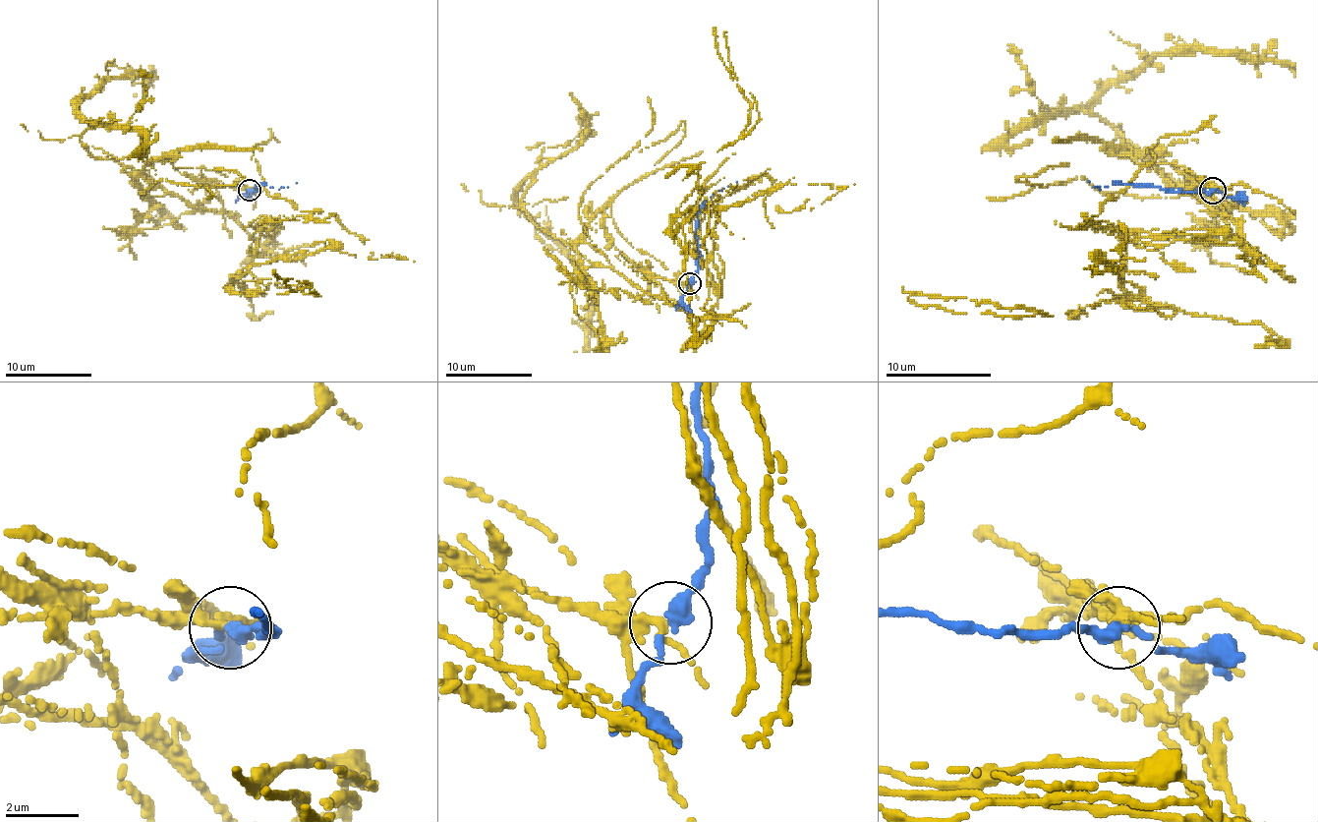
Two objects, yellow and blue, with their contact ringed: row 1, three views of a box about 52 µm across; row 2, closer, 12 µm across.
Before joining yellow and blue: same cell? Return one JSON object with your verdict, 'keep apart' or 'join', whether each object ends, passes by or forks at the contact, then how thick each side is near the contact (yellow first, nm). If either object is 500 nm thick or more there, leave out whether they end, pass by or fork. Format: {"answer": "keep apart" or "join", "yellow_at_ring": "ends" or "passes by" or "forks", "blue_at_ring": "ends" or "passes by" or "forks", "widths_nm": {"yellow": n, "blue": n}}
{"answer": "keep apart", "yellow_at_ring": "forks", "blue_at_ring": "ends", "widths_nm": {"yellow": 200, "blue": 420}}

